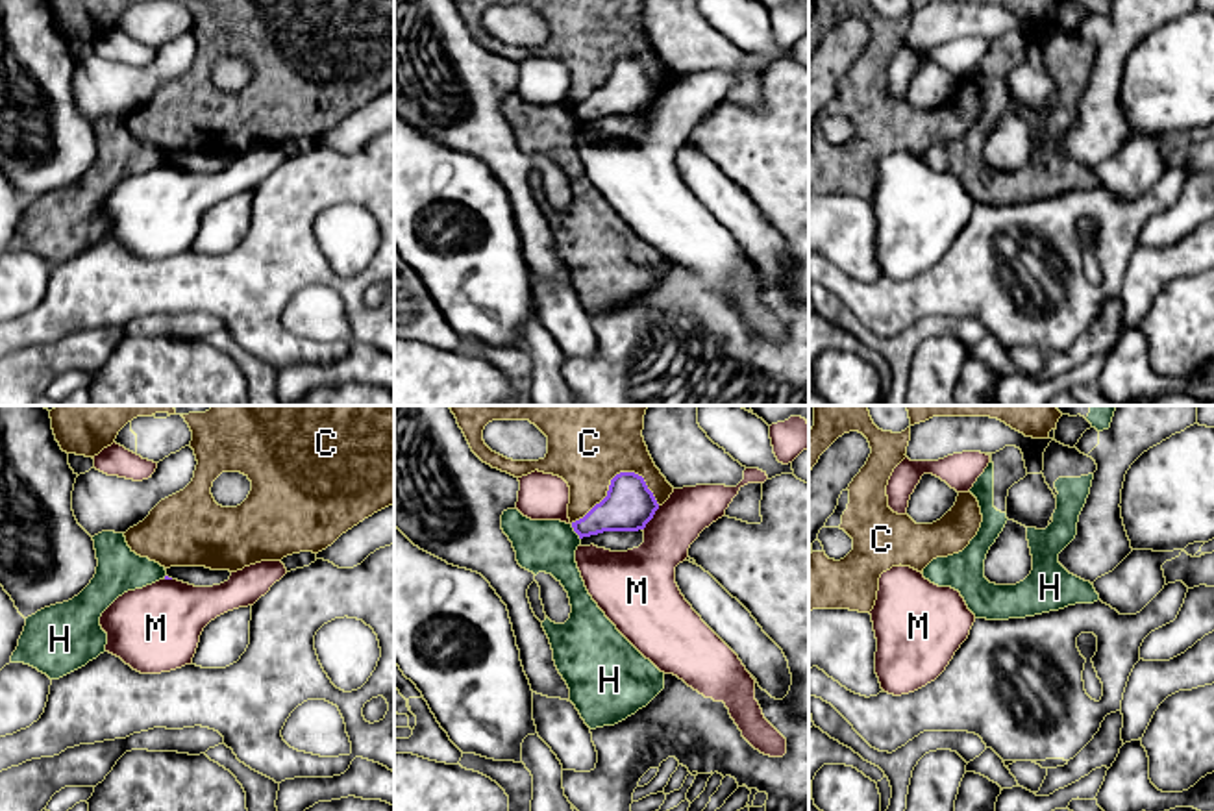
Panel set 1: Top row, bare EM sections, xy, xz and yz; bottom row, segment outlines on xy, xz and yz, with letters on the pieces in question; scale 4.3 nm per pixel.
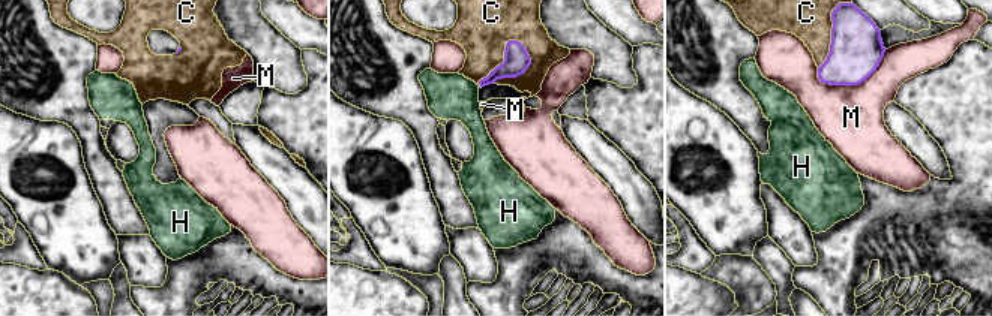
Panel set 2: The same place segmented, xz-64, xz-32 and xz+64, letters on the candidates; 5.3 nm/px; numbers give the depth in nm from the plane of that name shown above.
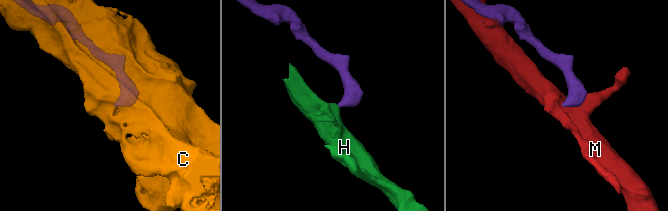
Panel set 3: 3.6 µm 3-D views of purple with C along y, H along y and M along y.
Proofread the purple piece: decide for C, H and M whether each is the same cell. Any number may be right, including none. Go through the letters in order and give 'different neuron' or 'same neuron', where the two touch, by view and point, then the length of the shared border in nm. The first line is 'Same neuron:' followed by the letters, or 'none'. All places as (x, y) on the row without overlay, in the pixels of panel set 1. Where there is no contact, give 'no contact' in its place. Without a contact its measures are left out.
Same neuron: none
C: different neuron; contact xz (615, 62); length 400 nm
H: different neuron; contact xz (574, 115); length 80 nm
M: different neuron; contact xz (652, 102); length 130 nm

